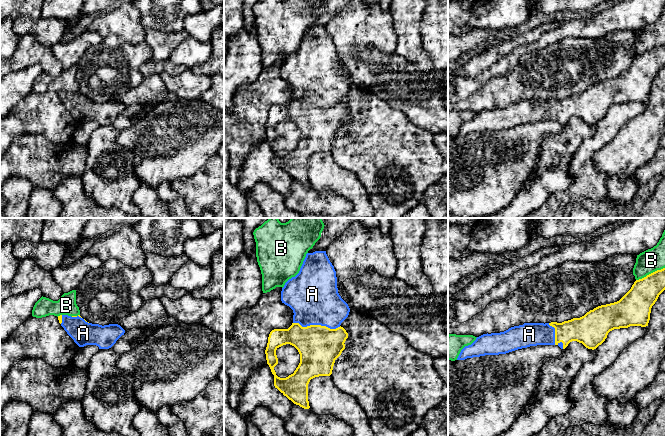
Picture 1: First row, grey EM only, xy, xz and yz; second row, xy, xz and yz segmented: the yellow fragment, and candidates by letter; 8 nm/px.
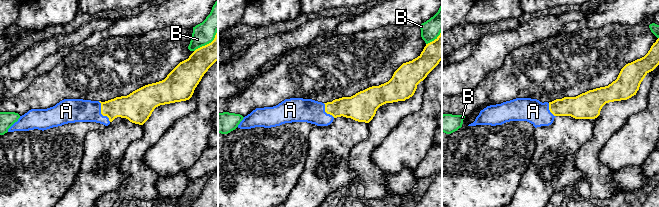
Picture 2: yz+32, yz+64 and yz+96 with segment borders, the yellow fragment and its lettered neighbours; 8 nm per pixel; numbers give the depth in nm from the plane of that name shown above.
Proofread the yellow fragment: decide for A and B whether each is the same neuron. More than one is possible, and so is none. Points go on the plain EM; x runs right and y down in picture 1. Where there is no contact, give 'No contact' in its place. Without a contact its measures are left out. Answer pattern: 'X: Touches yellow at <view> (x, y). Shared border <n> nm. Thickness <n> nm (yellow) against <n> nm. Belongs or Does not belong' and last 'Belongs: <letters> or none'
A: Touches yellow at xz (317, 101). Shared border 380 nm. Thickness 340 nm (yellow) against 400 nm. Belongs
B: Touches yellow at yz (651, 49). Shared border 260 nm. Thickness 240 nm (yellow) against 190 nm. Does not belong
Belongs: A

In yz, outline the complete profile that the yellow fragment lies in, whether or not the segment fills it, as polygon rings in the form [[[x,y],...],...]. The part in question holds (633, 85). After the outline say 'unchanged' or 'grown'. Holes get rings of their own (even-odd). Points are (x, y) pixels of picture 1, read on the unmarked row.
[[[665,44],[636,56],[631,65],[617,78],[601,81],[587,88],[580,94],[573,94],[562,99],[524,99],[500,109],[483,110],[468,122],[465,122],[457,136],[485,131],[506,130],[518,125],[537,121],[558,121],[565,125],[572,117],[582,119],[588,125],[601,121],[610,107],[630,102],[648,102],[651,84],[659,71],[665,66]]]; grown

